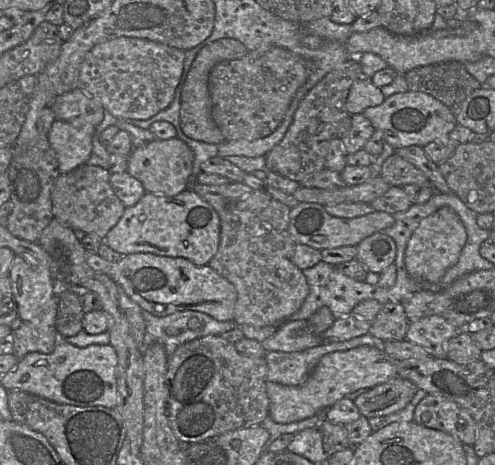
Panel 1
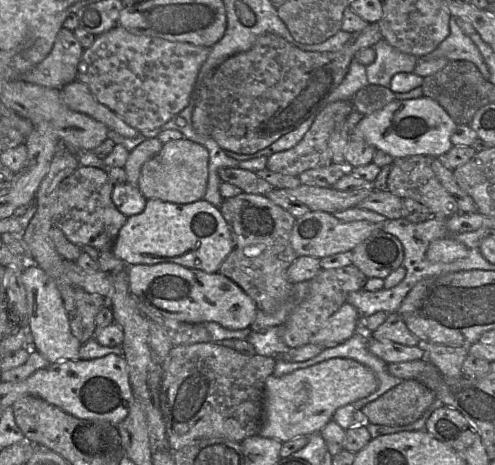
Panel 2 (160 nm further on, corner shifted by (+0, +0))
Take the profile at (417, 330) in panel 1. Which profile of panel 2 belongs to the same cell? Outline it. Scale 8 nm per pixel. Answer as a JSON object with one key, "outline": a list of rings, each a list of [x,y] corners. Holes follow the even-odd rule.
{"outline":[[[420,341],[421,347],[426,353],[426,360],[434,364],[443,377],[463,376],[463,362],[469,355],[469,348],[450,347],[437,343]]]}

